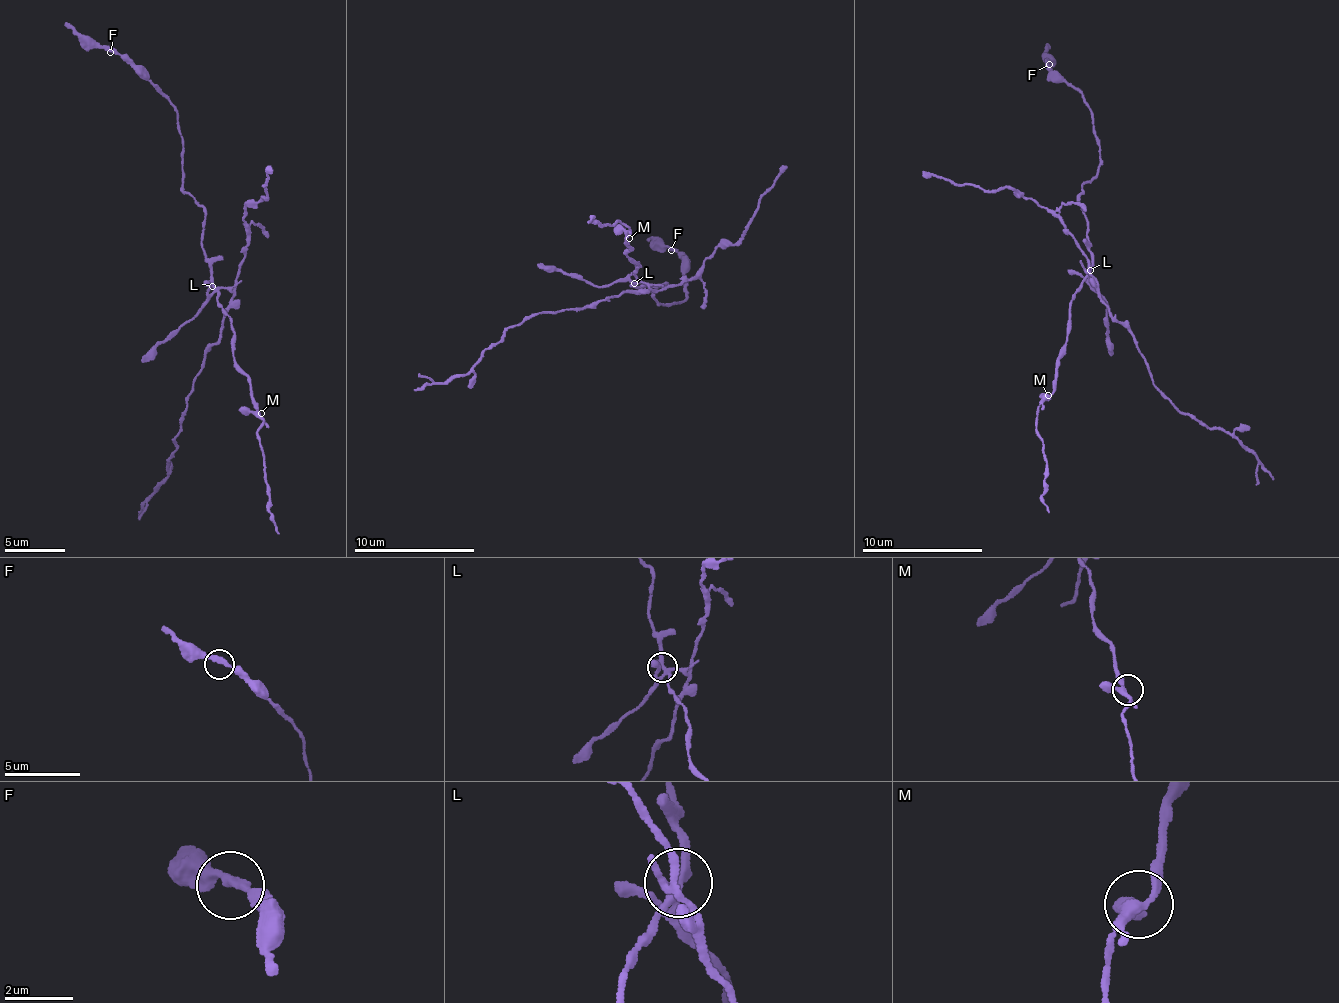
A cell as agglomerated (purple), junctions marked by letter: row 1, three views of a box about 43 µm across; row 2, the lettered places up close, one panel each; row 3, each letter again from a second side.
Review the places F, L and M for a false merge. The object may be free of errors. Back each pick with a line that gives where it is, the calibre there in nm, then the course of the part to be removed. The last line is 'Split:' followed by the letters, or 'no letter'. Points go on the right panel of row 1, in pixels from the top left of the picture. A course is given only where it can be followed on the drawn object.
L: place (1090, 270); calibre 280 nm; course (1089, 269), (1087, 274), (1108, 312), (1130, 332), (1161, 396), (1244, 445), (1274, 479)
Split: L

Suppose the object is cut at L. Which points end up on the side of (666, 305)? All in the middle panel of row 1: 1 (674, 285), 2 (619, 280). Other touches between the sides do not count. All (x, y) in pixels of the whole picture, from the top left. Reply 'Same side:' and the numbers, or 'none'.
Same side: none

